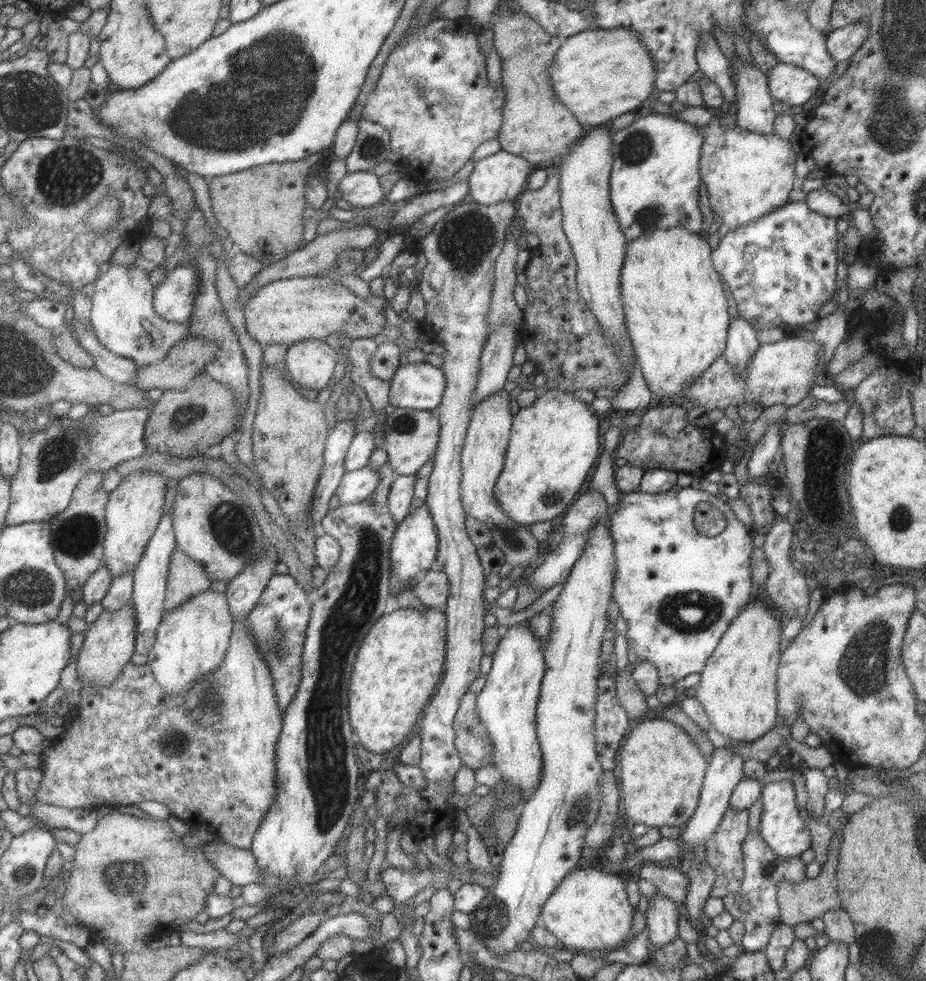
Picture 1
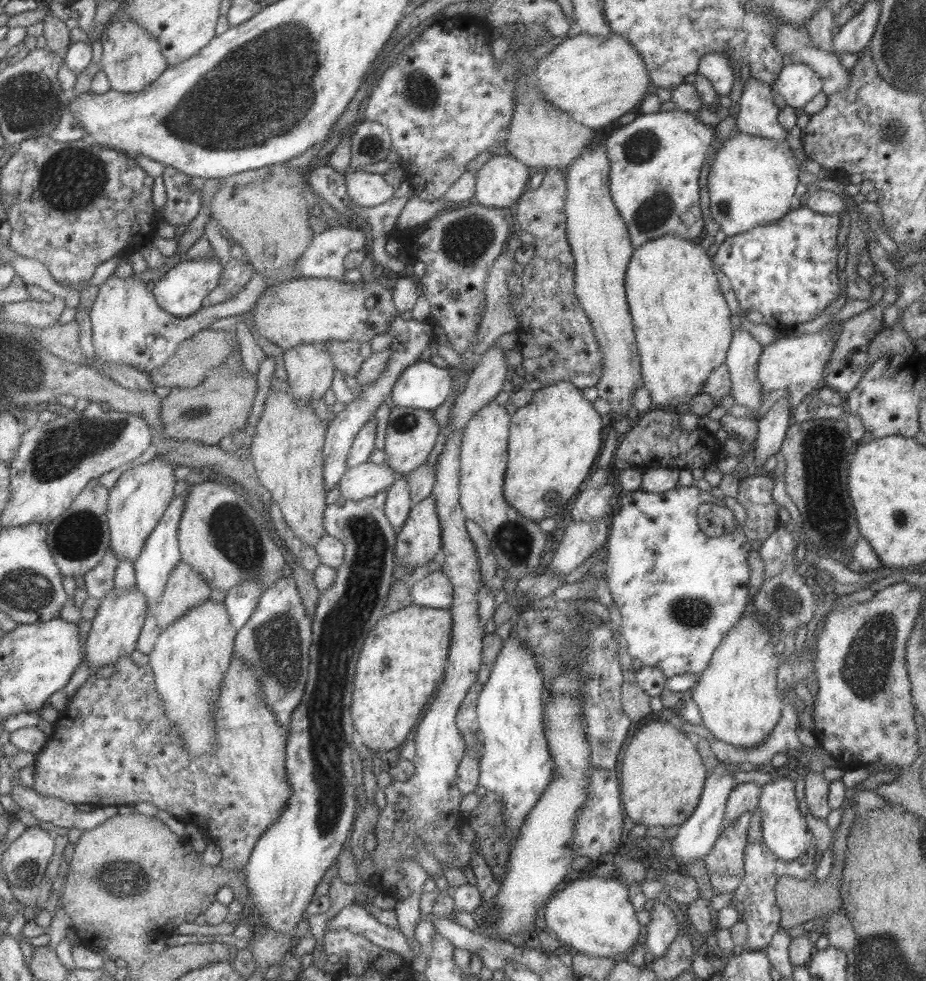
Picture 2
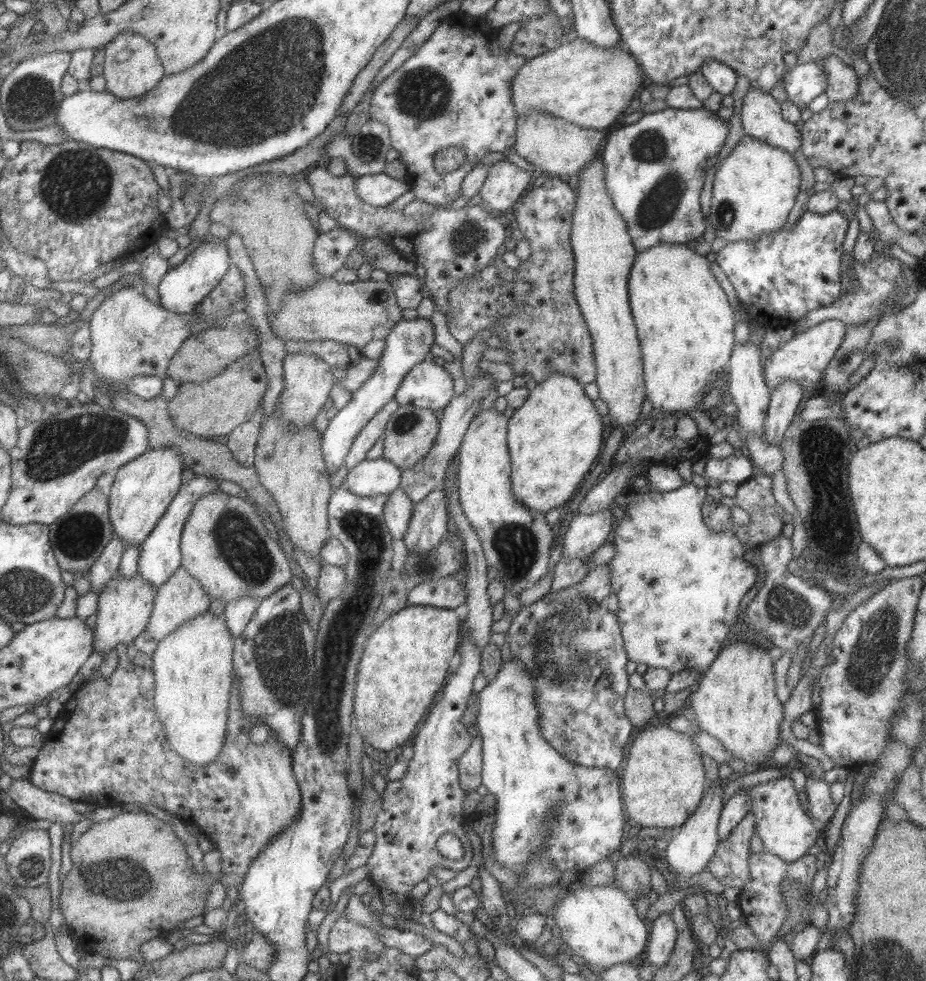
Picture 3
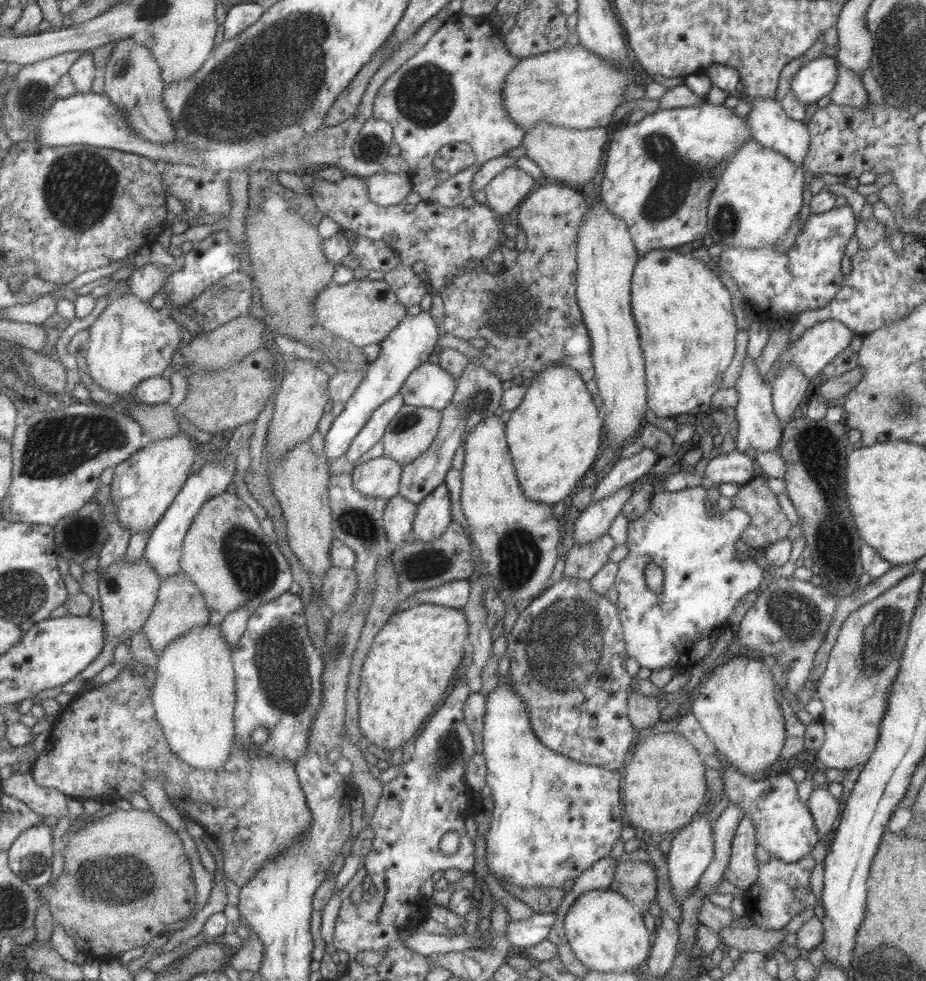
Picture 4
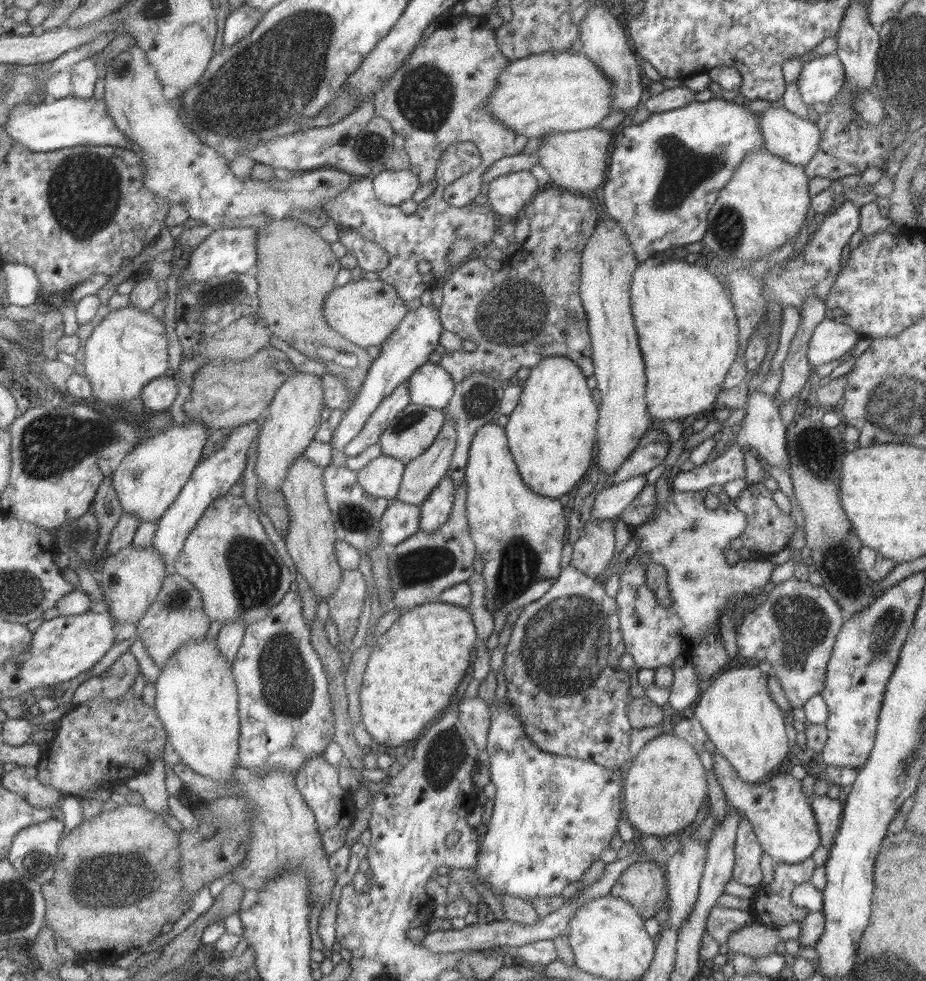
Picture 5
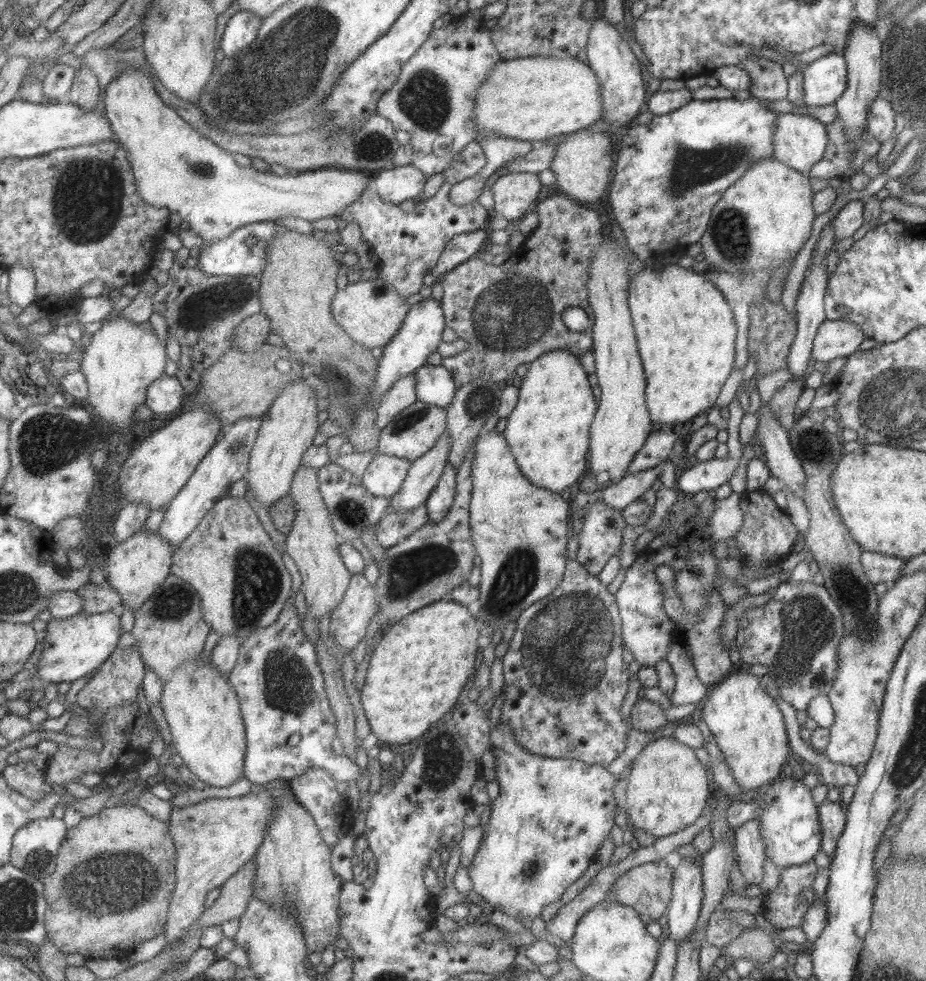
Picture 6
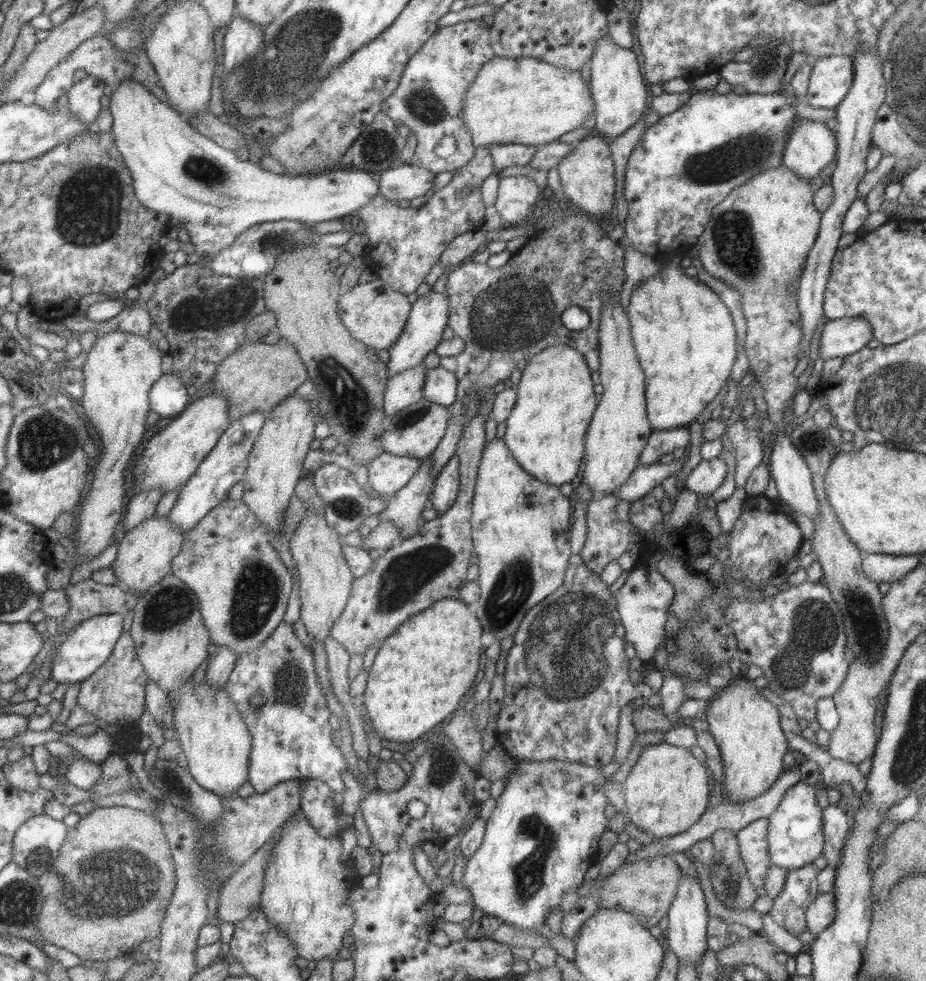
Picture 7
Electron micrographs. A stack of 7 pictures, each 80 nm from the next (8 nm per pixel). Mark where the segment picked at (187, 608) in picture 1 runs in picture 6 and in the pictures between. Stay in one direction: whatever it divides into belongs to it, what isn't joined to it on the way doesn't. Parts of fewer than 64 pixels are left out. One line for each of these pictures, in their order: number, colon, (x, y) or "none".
2: (188, 660)
3: (192, 665)
4: (193, 696)
5: (195, 699)
6: (201, 710)

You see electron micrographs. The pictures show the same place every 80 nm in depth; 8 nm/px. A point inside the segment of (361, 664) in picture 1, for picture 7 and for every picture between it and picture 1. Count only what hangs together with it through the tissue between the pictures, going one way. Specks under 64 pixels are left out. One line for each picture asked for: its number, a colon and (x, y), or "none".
2: (401, 662)
3: (403, 664)
4: (409, 664)
5: (411, 672)
6: (415, 672)
7: (419, 674)

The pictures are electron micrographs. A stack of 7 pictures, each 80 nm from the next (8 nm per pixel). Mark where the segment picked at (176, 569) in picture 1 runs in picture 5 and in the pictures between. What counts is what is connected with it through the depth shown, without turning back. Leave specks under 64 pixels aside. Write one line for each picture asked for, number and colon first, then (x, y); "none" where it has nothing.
2: (184, 589)
3: (180, 598)
4: (179, 606)
5: (176, 616)

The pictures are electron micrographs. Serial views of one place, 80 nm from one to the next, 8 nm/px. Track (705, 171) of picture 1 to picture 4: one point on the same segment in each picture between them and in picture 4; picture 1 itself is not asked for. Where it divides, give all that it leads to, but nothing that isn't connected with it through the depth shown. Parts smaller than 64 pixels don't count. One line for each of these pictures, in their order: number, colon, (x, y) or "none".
2: (751, 180)
3: (754, 188)
4: (758, 193)

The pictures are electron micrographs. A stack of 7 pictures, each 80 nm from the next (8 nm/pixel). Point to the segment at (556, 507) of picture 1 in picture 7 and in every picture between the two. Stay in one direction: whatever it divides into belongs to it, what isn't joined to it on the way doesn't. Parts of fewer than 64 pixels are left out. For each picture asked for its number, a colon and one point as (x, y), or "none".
2: (553, 441)
3: (553, 439)
4: (554, 436)
5: (550, 434)
6: (547, 432)
7: (545, 432)

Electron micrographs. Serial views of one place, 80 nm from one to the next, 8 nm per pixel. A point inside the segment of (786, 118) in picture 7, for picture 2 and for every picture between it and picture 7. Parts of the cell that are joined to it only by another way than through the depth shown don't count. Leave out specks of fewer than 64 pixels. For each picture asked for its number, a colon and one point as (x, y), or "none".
2: (654, 161)
3: (653, 169)
4: (656, 179)
5: (664, 173)
6: (668, 174)

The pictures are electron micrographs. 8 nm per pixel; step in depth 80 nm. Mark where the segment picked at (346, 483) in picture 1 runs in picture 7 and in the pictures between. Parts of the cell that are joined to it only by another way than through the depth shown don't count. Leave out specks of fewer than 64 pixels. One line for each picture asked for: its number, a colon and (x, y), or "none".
2: (363, 481)
3: (370, 477)
4: (380, 477)
5: (381, 478)
6: (384, 475)
7: (387, 473)

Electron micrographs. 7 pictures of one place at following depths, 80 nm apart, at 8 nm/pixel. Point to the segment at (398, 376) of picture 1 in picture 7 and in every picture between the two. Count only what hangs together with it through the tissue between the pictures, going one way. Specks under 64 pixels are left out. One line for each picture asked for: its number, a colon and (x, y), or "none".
2: (421, 385)
3: (427, 385)
4: (428, 385)
5: (430, 386)
6: (434, 386)
7: (439, 385)

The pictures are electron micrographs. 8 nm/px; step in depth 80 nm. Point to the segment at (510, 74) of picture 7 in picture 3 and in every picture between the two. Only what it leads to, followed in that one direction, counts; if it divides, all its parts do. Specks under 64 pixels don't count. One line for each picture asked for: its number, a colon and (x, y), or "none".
3: (587, 85)
4: (569, 87)
5: (553, 91)
6: (533, 98)

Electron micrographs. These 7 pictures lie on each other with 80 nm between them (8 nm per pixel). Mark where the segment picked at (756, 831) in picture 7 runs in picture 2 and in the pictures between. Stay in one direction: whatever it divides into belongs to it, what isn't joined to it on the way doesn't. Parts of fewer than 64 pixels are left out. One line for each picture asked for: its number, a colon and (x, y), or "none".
2: (724, 862)
3: (728, 865)
4: (742, 868)
5: (747, 850)
6: (748, 847)

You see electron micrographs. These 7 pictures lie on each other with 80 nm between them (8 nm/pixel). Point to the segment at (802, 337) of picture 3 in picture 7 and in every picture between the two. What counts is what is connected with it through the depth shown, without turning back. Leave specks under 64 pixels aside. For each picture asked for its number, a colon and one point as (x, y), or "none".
4: (816, 347)
5: (829, 340)
6: (833, 339)
7: (843, 336)

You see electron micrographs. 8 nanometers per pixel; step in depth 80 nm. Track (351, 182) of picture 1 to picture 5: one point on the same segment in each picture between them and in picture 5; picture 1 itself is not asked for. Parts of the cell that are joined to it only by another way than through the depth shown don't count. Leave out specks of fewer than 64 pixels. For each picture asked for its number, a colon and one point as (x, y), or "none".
2: (364, 189)
3: (379, 190)
4: (384, 189)
5: (391, 188)

